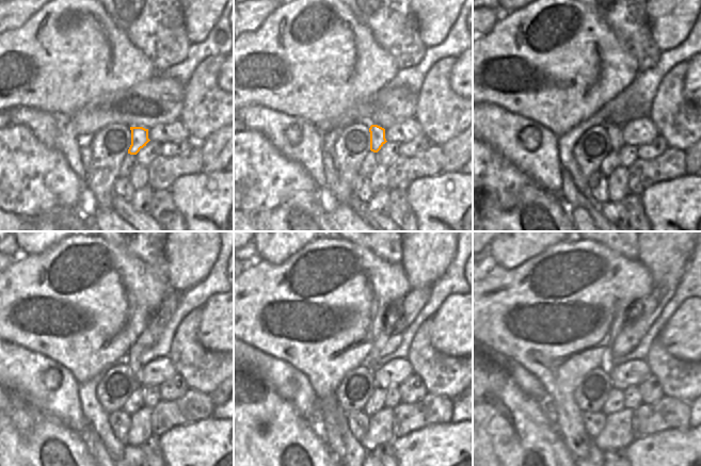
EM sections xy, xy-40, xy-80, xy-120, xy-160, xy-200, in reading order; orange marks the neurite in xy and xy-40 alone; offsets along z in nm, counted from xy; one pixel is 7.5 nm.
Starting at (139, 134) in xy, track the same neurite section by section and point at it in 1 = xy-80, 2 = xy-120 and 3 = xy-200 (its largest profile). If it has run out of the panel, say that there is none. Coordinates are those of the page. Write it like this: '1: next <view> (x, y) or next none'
1: next xy-80 (615, 132)
2: next xy-120 (147, 339)
3: next xy-200 (650, 307)

